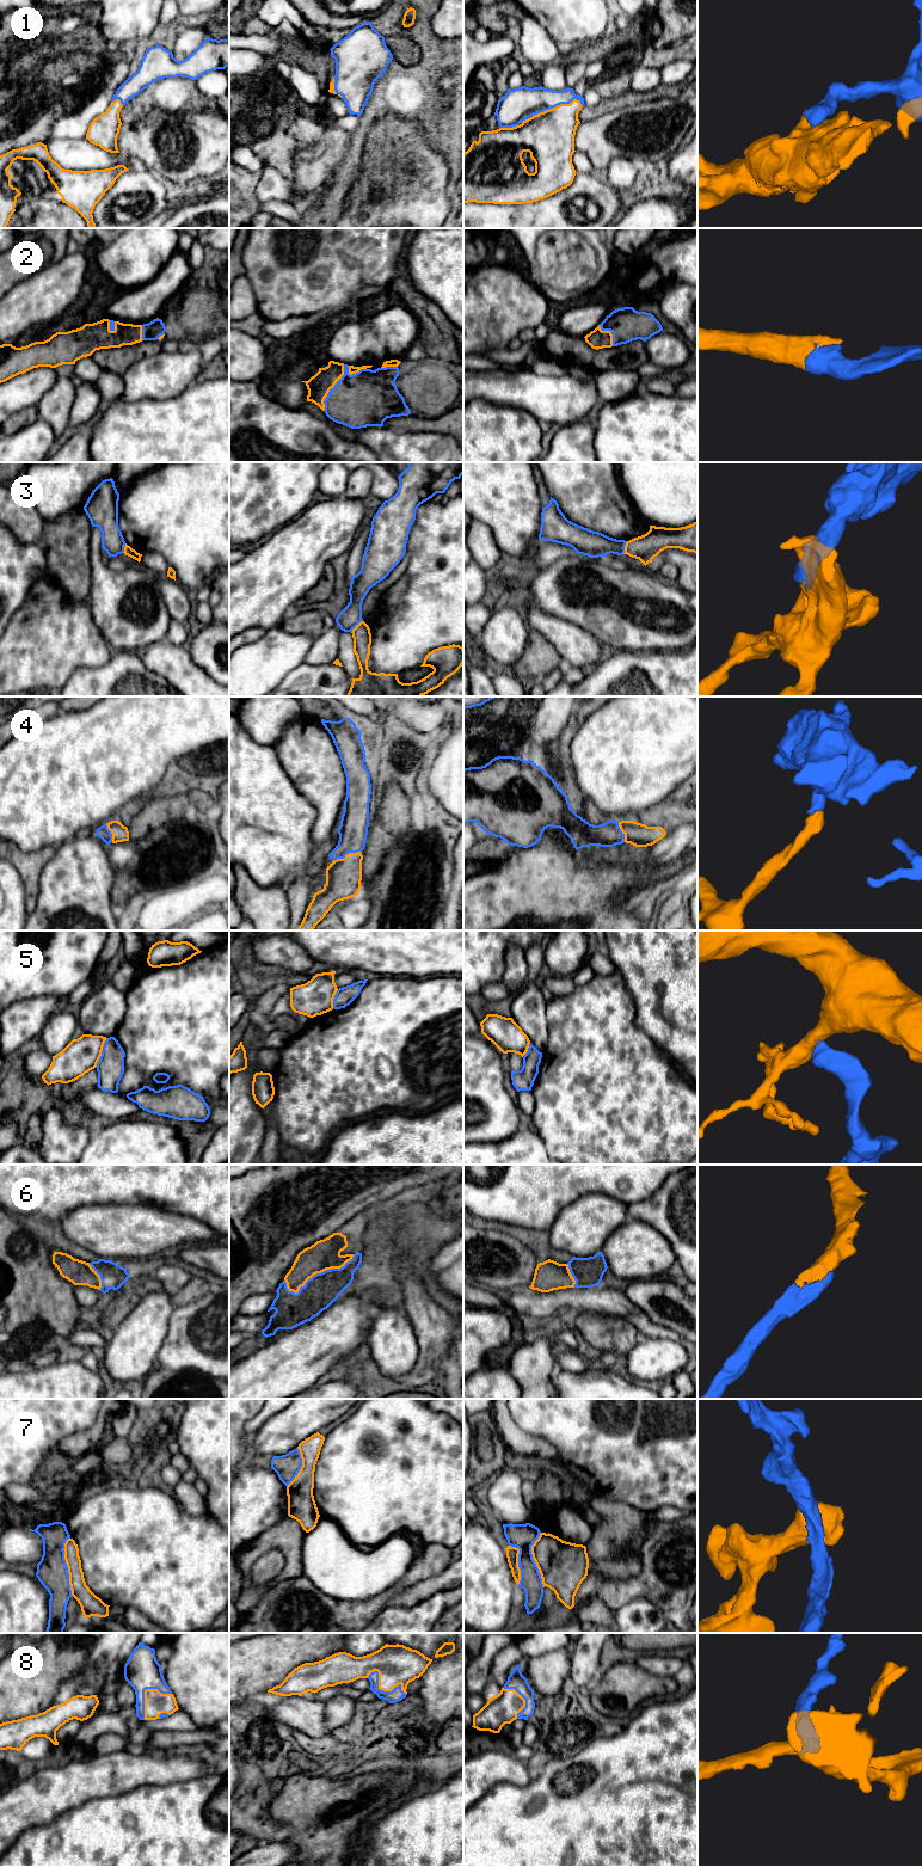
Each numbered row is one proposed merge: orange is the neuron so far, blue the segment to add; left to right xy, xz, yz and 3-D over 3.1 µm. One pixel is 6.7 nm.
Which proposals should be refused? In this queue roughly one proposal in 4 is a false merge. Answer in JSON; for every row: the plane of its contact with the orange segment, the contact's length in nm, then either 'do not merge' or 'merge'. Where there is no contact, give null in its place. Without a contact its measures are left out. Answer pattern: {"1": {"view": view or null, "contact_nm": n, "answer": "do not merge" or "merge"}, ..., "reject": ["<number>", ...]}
{"1": {"view": "yz", "contact_nm": 340, "answer": "merge"}, "2": {"view": "xz", "contact_nm": 340, "answer": "merge"}, "3": {"view": "xz", "contact_nm": 120, "answer": "do not merge"}, "4": {"view": "xz", "contact_nm": 190, "answer": "merge"}, "5": {"view": "xy", "contact_nm": 220, "answer": "do not merge"}, "6": {"view": "xz", "contact_nm": 500, "answer": "merge"}, "7": {"view": "xy", "contact_nm": 400, "answer": "do not merge"}, "8": {"view": "xz", "contact_nm": 300, "answer": "merge"}, "reject": ["3", "5", "7"]}

